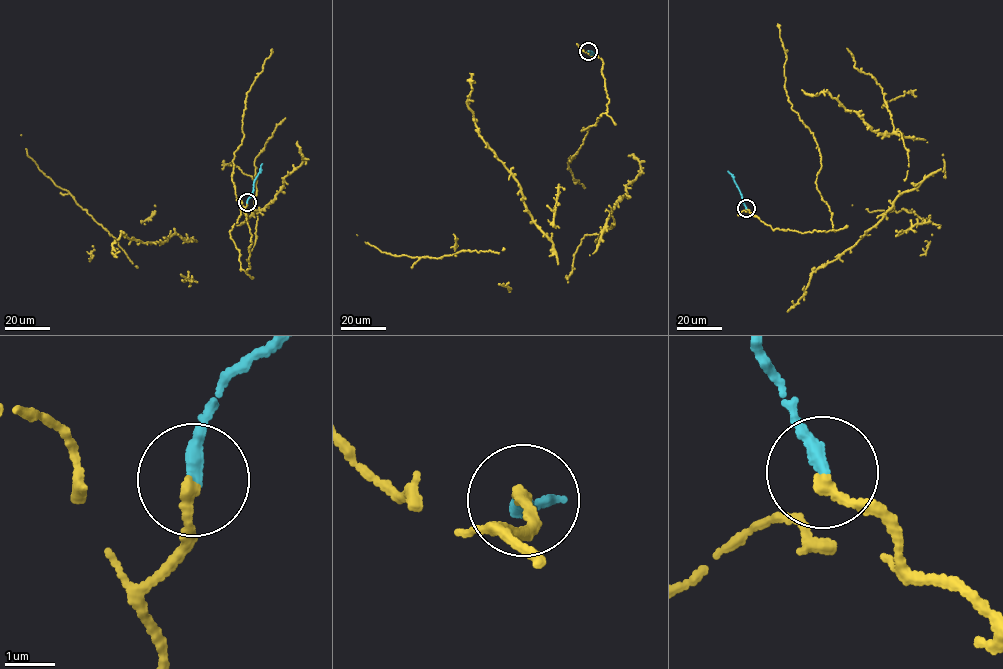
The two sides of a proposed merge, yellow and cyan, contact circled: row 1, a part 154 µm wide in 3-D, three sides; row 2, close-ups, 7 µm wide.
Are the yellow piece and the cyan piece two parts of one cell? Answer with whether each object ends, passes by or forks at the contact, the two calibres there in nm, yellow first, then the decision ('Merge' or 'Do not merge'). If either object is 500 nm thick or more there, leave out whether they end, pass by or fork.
At the ring yellow ends. At the ring cyan ends. Thickness 240 nm (yellow) against 280 nm. Merge

